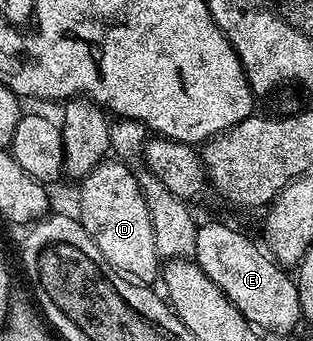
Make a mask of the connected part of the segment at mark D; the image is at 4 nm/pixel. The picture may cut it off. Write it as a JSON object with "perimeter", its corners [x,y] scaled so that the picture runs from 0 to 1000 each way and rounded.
{"perimeter":[[[339,469],[256,531],[249,648],[291,692],[364,792],[403,812],[486,836],[514,795],[495,721],[486,639],[422,496],[374,469]]]}

